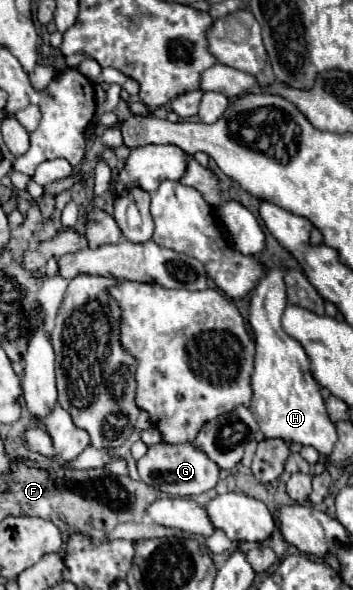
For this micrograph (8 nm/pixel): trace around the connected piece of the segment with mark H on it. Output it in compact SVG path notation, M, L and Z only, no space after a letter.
M273 267L269 269L267 277L255 287L249 305L249 325L255 341L251 373L253 399L249 409L255 415L265 439L279 437L283 441L289 439L301 445L311 445L323 457L327 457L337 443L337 431L327 417L321 389L309 373L309 359L305 349L281 327L281 315L285 305L287 295L283 283L283 267Z

